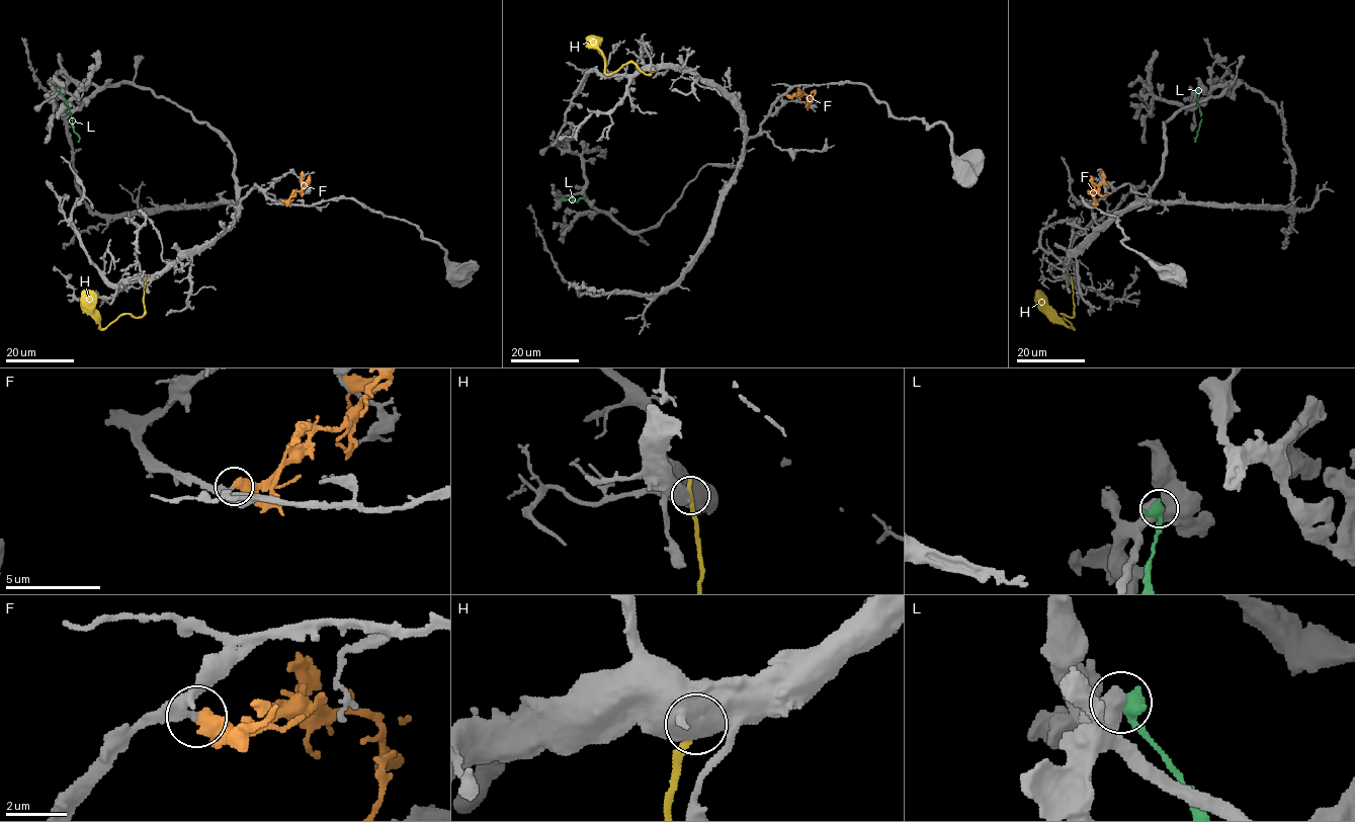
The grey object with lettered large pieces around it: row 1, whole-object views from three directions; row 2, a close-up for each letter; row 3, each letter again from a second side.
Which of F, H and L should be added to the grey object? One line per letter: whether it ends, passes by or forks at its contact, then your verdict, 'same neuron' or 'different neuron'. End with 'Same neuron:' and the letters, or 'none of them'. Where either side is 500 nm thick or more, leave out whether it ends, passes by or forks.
F: different neuron
H: different neuron
L: different neuron
Same neuron: none of them

